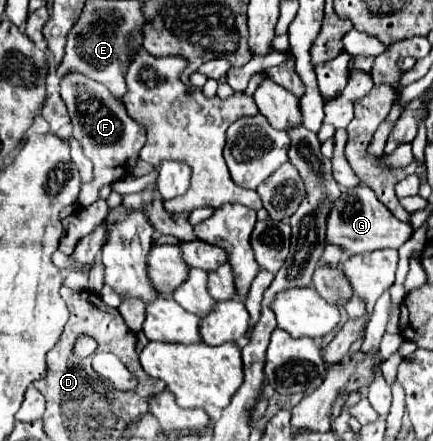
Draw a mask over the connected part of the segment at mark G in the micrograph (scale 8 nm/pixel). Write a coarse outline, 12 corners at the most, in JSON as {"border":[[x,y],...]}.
{"border":[[369,186],[343,190],[327,244],[349,254],[399,248],[411,226]]}

